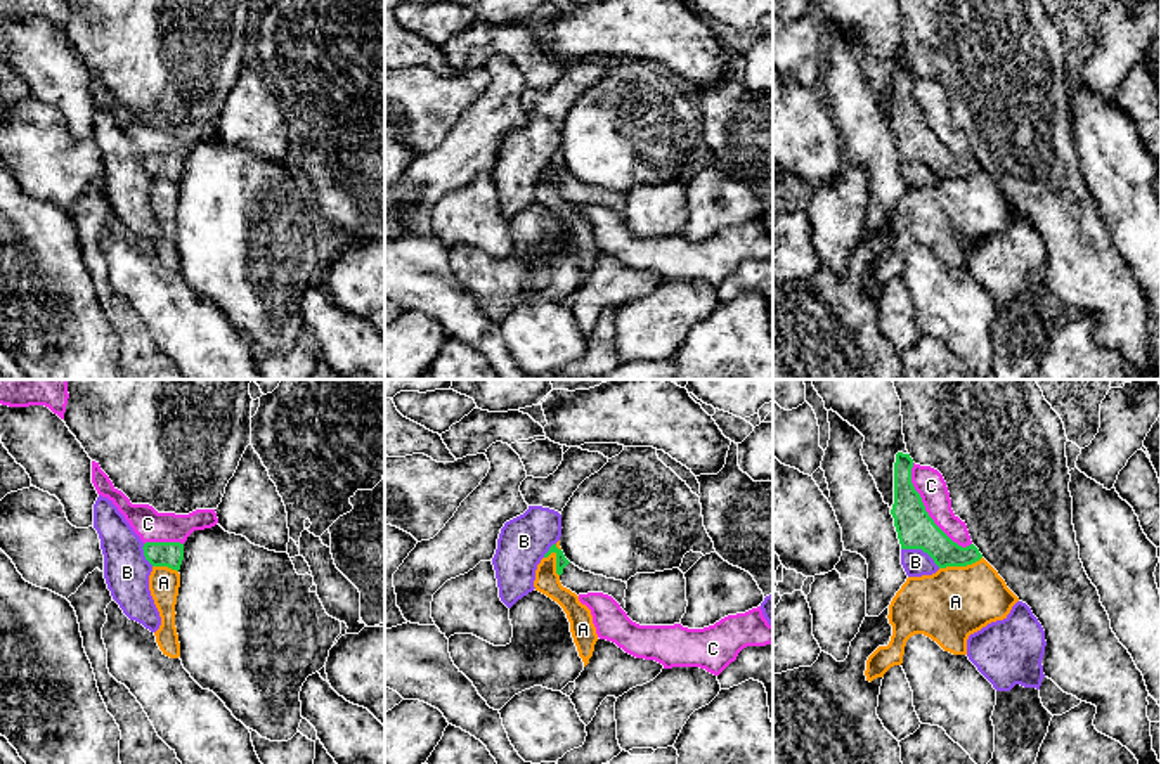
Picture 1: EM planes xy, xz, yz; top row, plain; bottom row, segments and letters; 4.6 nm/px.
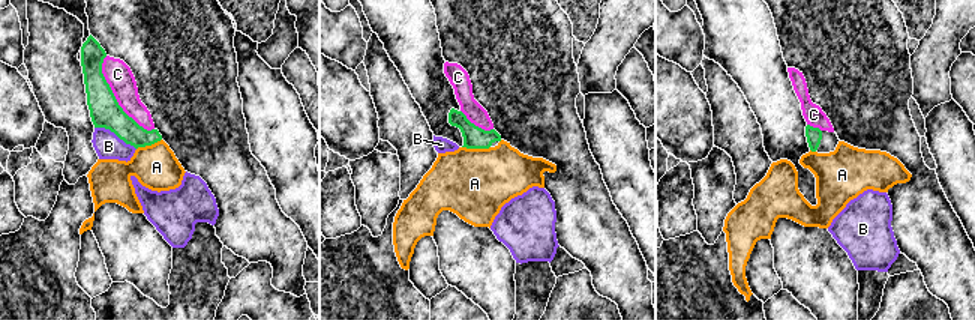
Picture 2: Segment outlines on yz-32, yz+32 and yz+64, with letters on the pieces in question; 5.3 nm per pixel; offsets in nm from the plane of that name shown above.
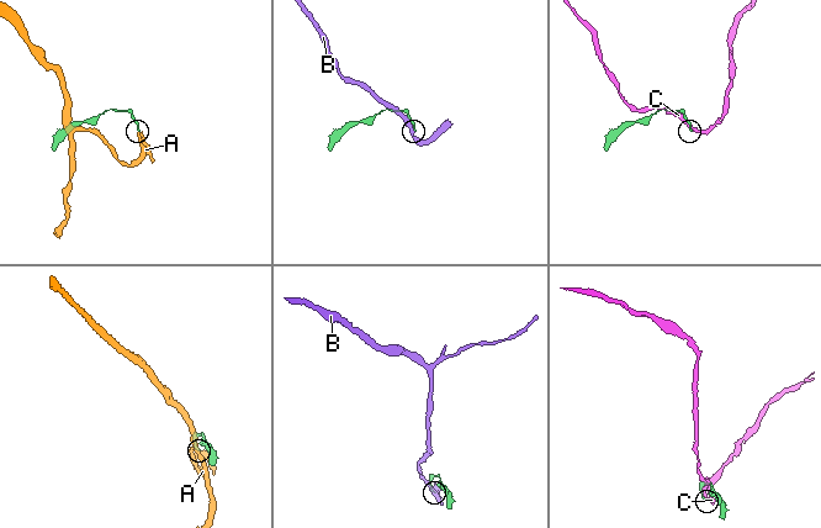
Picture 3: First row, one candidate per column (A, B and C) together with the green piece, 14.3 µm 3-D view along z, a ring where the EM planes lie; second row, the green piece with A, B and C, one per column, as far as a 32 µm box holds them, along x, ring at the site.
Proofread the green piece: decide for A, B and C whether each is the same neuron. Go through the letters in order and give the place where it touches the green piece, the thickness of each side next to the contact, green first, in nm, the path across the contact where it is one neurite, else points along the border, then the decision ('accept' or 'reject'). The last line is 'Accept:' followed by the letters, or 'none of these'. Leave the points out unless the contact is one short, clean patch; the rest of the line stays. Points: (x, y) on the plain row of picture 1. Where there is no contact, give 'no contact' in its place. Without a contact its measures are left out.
A: yz (960, 177) | 160/340 nm | along yz (981, 168), (966, 177), (940, 181) | reject
B: yz (921, 160) | 180/120 nm | reject
C: yz (926, 123) | 180/140 nm | reject
Accept: none of these

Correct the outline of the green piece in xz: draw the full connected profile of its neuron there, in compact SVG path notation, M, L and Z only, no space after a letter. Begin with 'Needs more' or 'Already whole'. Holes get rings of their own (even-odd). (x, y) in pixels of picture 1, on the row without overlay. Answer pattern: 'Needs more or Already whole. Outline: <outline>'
Needs more. Outline: M556 156L549 159L544 170L548 170L551 165L556 166L556 185L560 187L563 199L570 201L577 208L587 204L603 204L612 208L622 222L626 220L626 194L580 182L565 170L563 163L558 161Z

